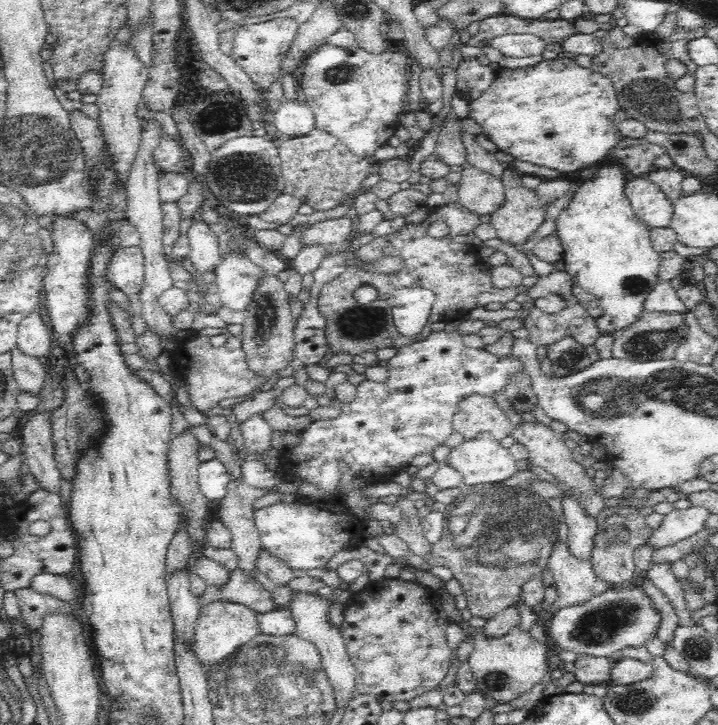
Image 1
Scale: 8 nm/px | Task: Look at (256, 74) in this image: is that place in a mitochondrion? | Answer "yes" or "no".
no

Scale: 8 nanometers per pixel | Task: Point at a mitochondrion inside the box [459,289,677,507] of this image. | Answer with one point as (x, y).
(571, 360)

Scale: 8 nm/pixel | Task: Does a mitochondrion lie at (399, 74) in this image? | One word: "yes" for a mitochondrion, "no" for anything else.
no

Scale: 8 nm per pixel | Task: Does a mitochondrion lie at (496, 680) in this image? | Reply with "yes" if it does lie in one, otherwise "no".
yes

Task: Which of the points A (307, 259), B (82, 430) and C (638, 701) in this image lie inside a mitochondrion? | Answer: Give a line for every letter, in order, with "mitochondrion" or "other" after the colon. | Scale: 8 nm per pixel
A: other
B: mitochondrion
C: mitochondrion

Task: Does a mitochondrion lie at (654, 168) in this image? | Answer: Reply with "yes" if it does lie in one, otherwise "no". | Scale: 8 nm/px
no

